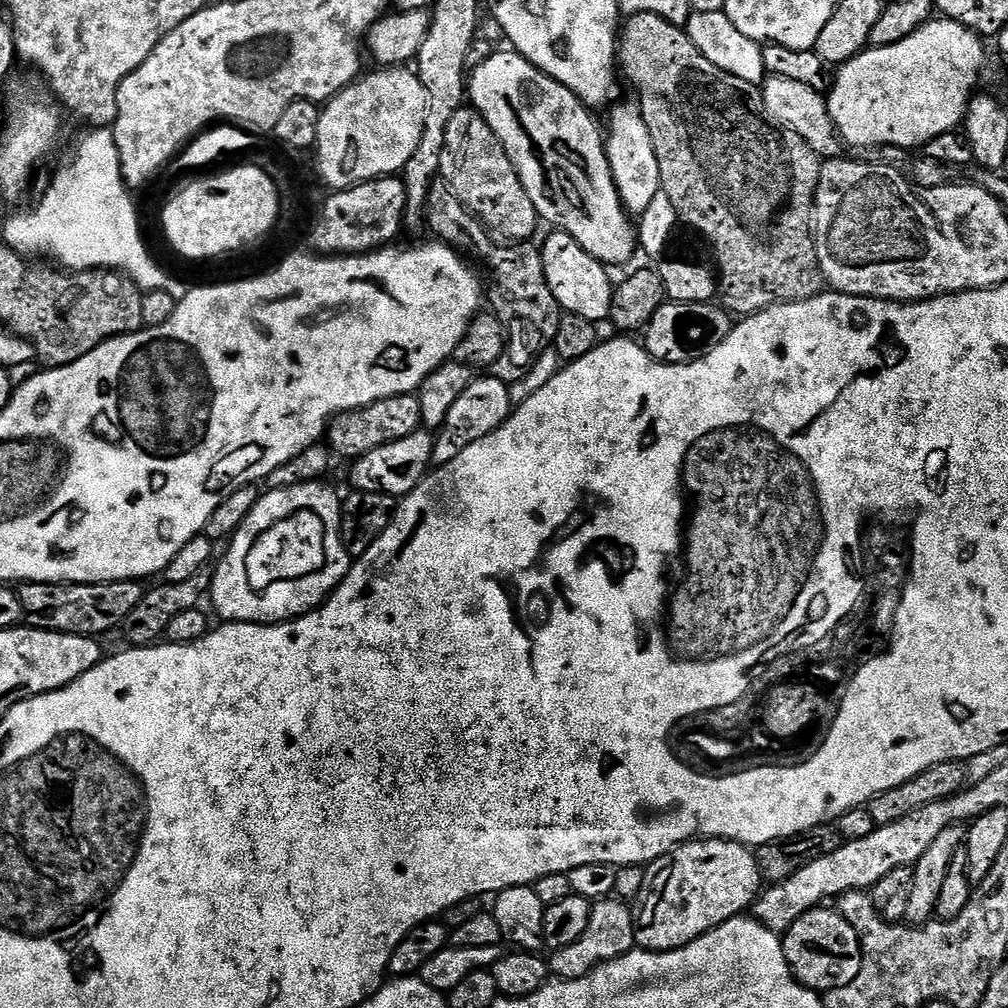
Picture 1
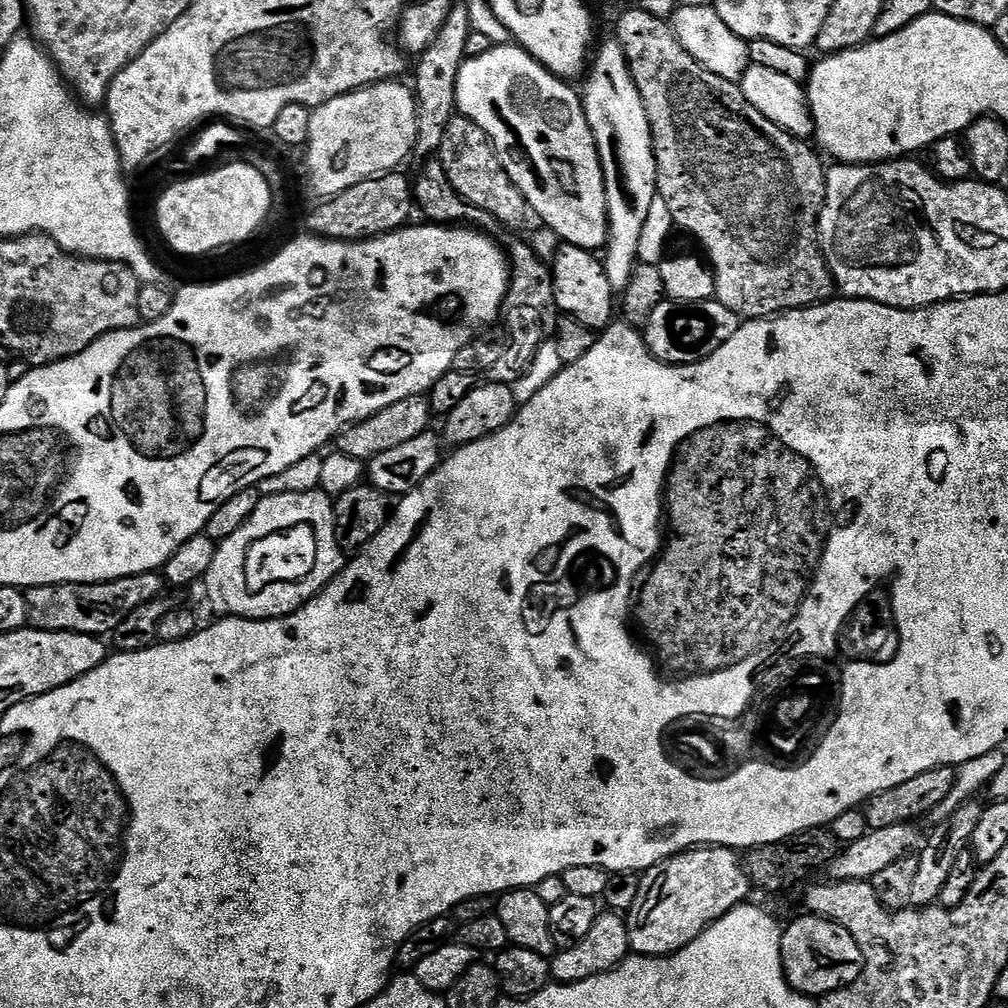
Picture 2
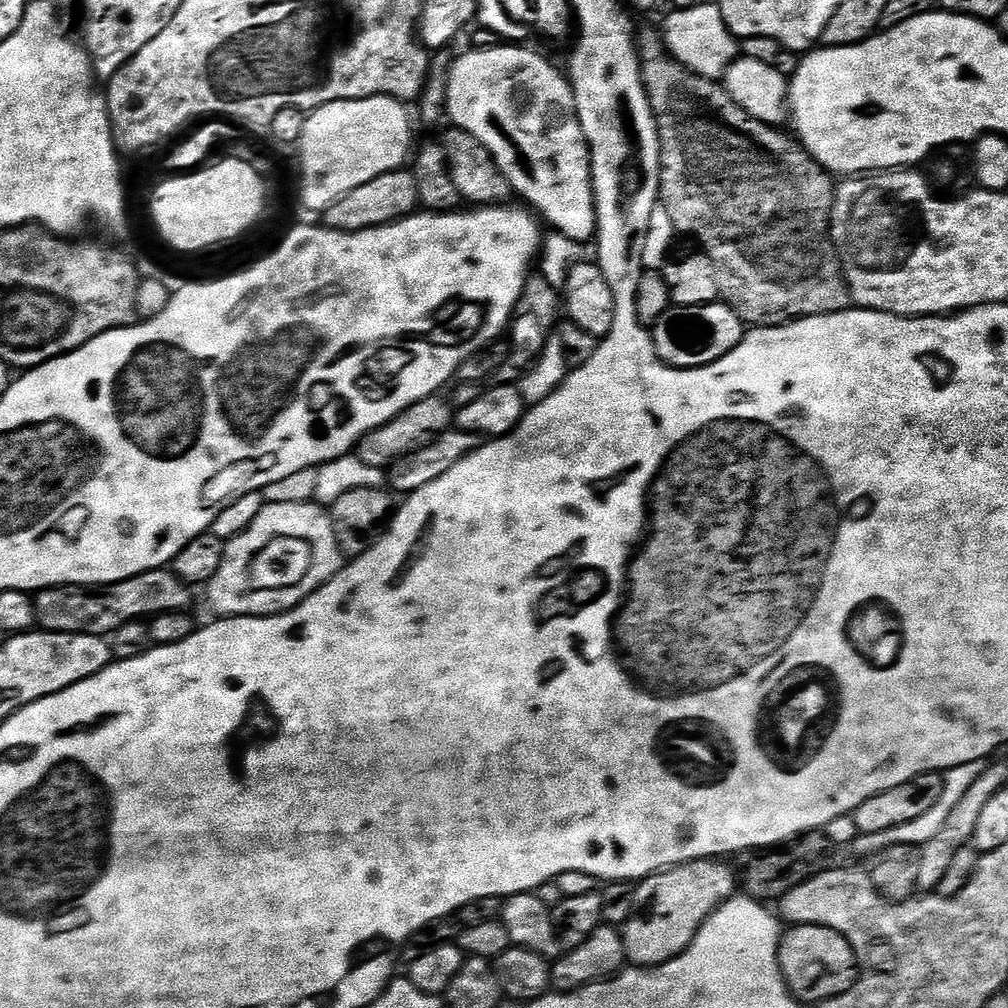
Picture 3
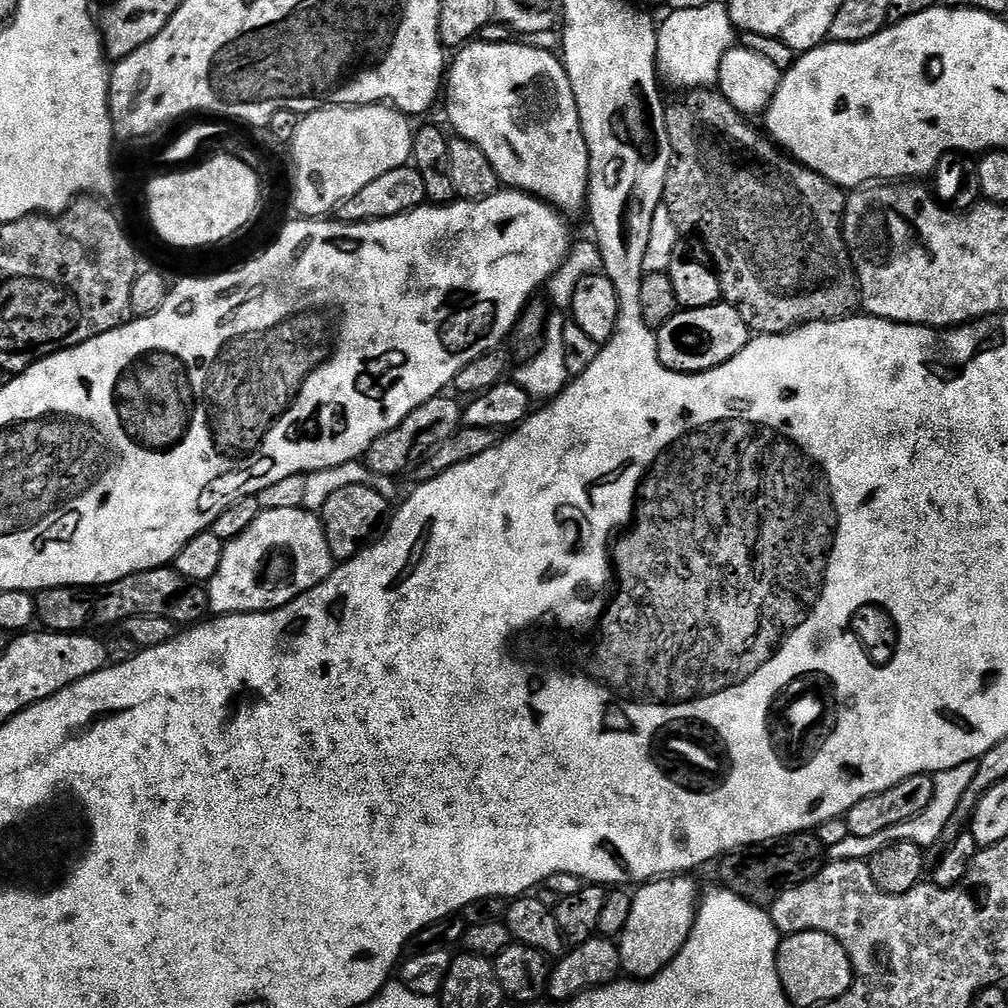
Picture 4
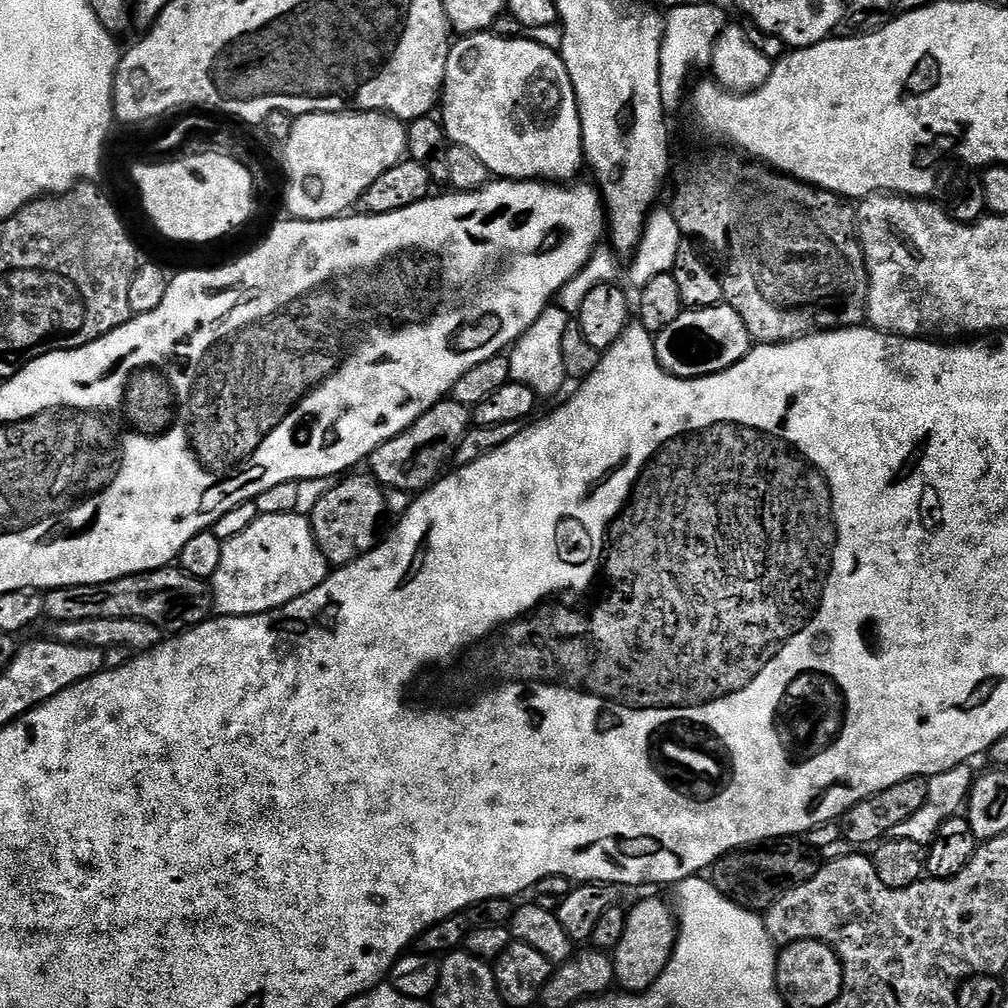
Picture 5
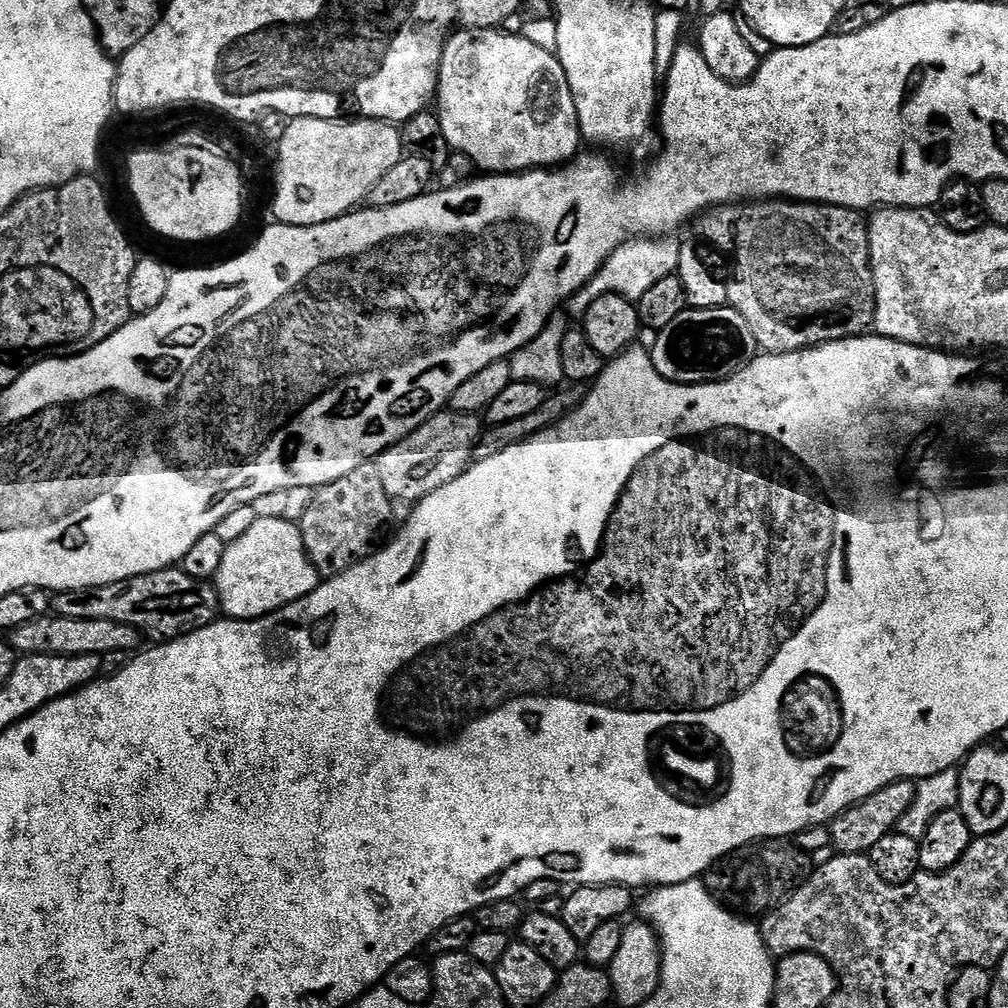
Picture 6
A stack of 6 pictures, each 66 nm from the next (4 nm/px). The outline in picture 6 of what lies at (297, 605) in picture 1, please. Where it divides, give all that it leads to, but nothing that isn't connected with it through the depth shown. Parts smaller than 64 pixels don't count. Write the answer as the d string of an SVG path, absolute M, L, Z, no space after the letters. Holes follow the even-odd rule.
M278 517L257 519L242 538L228 545L226 554L222 554L222 566L218 566L214 587L220 596L221 613L227 619L257 620L290 602L298 602L298 598L313 592L320 583L321 574L306 554L299 523ZM284 530L290 532L290 544Z

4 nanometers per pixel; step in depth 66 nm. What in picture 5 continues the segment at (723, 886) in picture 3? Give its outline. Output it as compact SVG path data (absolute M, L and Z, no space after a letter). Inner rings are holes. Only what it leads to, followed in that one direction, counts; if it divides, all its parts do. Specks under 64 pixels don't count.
M648 896L640 900L626 912L626 930L622 934L622 942L614 949L612 965L616 971L615 983L621 984L628 994L645 992L659 978L662 970L666 970L668 960L676 948L678 935L678 916L668 909L664 900L656 896Z

